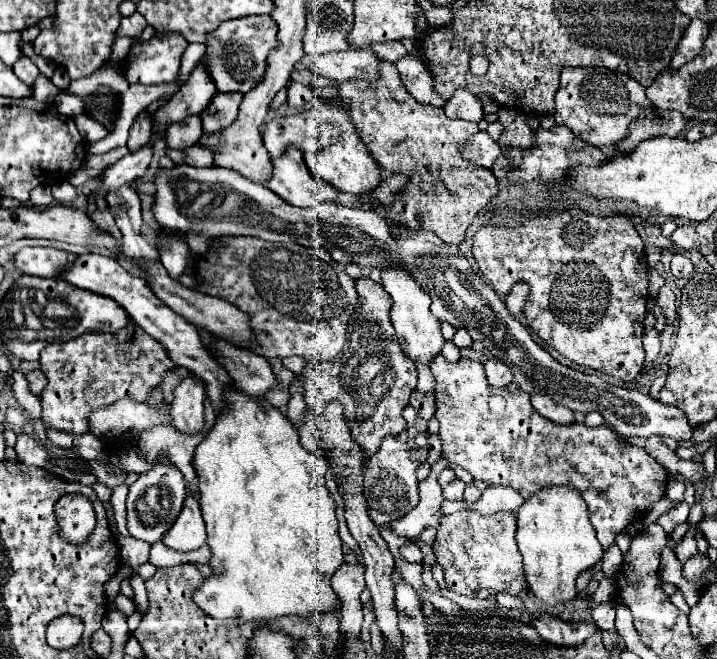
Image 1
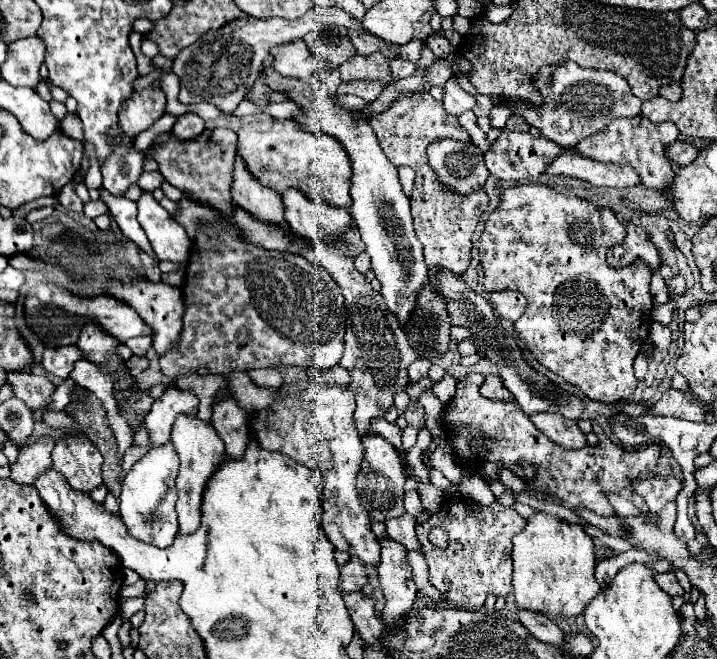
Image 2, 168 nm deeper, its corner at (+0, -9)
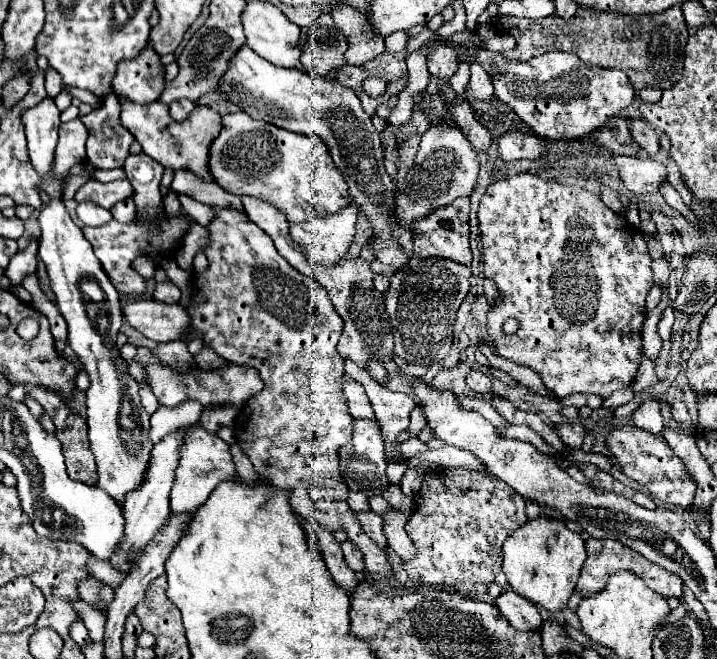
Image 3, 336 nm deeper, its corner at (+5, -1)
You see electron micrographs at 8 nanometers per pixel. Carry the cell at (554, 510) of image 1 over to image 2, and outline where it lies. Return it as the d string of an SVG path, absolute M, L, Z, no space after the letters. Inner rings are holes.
M536 512L526 520L520 534L512 538L514 598L518 608L534 610L550 618L572 618L584 612L598 592L602 592L594 568L594 542L578 524L568 524L552 514Z

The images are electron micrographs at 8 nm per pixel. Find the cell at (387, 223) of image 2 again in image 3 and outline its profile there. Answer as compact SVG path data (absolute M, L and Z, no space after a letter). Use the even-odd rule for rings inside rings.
M241 46L237 54L229 60L227 72L219 80L219 94L229 102L237 104L255 120L275 124L289 132L299 132L307 136L319 136L341 174L349 186L349 196L367 214L373 228L373 248L377 248L377 260L383 264L393 264L397 268L405 266L413 252L413 234L405 230L393 216L393 182L383 166L383 148L379 134L371 118L363 112L357 94L339 82L313 76L299 68L281 68L261 56L257 56L249 46Z

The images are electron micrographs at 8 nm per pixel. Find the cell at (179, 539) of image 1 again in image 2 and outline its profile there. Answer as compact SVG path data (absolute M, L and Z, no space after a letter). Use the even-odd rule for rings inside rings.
M178 414L172 426L172 444L176 454L180 456L180 474L176 478L178 524L180 524L180 534L188 536L200 528L200 506L202 506L204 486L208 482L208 476L212 476L212 472L226 458L226 454L222 440L214 432L214 428L208 422L202 422L198 416L188 416L188 414Z

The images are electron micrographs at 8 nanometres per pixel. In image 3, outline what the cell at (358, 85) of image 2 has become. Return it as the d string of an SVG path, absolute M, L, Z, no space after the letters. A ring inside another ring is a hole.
M367 78L367 80L363 80L363 90L365 90L369 96L379 98L381 94L385 94L387 82L385 82L385 80L379 80L379 78Z

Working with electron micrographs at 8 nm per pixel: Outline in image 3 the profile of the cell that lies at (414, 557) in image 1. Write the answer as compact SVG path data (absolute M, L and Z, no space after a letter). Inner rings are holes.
M365 510L365 512L353 512L355 518L359 520L363 532L373 538L383 550L387 548L387 538L383 534L383 518L379 514L375 514L373 510Z

